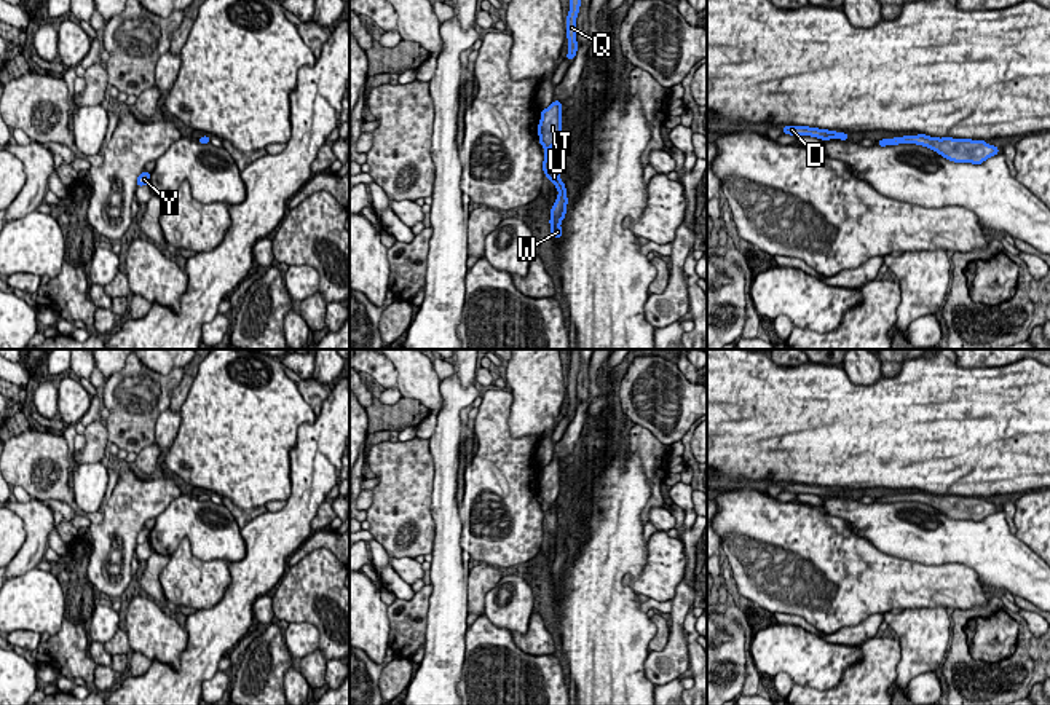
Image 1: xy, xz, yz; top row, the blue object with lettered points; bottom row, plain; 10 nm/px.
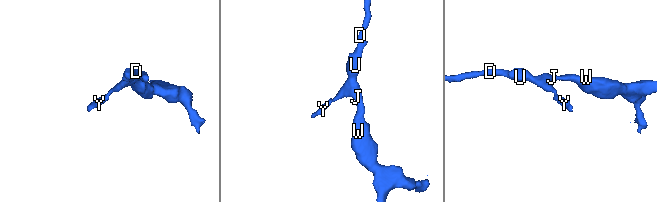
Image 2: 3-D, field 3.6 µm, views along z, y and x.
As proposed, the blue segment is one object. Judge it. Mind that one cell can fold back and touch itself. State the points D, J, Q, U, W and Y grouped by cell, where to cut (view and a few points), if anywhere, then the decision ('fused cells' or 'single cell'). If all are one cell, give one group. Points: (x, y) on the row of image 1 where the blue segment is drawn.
D J Q U W Y; no cut; single cell

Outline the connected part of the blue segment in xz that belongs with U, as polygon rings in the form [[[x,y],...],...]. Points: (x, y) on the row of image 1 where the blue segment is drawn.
[[[554,100],[547,108],[541,110],[543,115],[538,124],[539,144],[544,148],[543,171],[547,180],[551,180],[559,190],[559,196],[551,209],[549,220],[549,234],[554,234],[557,239],[560,239],[563,233],[560,223],[566,214],[568,198],[565,183],[560,179],[557,155],[549,153],[547,150],[557,144],[557,139],[562,134],[562,105],[562,102]]]

